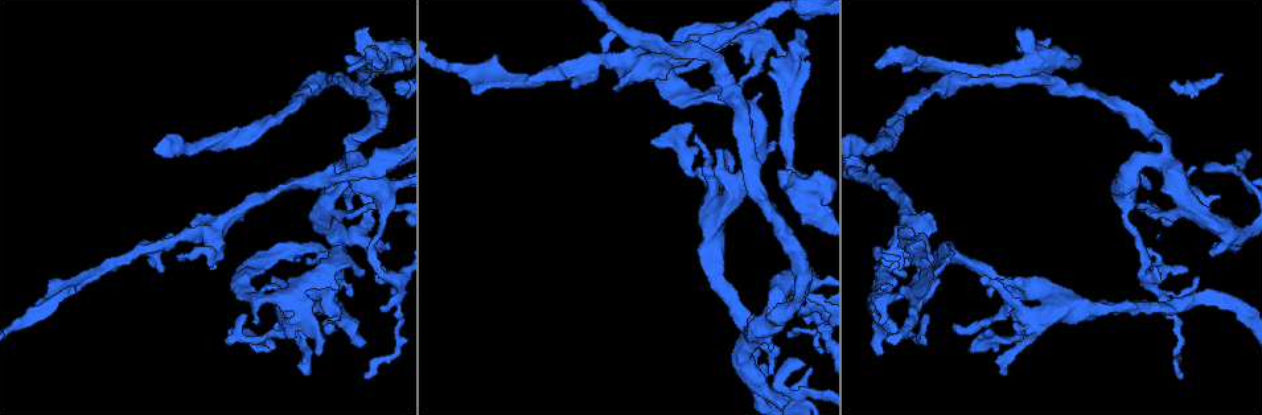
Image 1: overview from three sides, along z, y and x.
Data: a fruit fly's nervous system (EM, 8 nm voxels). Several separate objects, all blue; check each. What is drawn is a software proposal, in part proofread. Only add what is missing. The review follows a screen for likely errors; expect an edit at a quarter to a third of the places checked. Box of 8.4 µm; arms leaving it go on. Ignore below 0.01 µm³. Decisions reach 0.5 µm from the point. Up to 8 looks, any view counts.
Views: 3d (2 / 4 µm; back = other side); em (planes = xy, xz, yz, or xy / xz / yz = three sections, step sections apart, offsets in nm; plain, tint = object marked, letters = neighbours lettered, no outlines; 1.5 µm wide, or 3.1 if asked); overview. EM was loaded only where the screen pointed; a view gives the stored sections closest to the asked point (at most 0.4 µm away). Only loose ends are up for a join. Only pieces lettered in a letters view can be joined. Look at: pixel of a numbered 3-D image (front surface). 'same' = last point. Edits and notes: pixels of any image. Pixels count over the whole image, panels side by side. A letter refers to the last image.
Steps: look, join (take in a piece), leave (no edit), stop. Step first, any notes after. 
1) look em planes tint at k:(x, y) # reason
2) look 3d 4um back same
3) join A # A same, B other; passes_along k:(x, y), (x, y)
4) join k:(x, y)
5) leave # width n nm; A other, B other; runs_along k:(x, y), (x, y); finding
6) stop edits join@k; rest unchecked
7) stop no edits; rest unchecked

look 3d 2um back at 1:(875, 66) # an open end

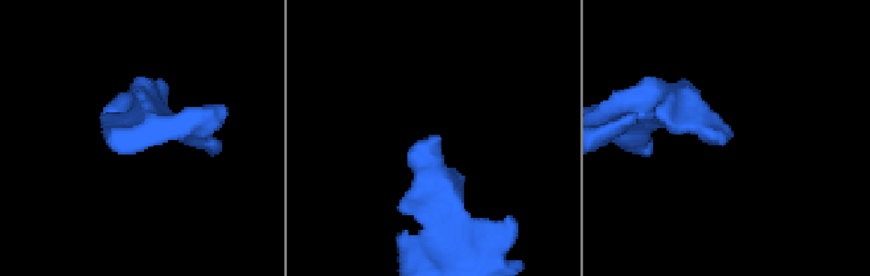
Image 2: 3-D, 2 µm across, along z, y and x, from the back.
look em planes letters at 2:(420, 144)

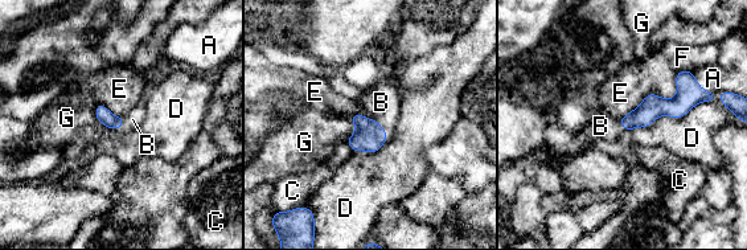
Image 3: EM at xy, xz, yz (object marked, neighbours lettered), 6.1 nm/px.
join B # A other, B same, C other, D other, E other, F other, G other; passes_along 3:(369, 136), (373, 119), (381, 102); the neuron continues

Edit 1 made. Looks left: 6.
look overview

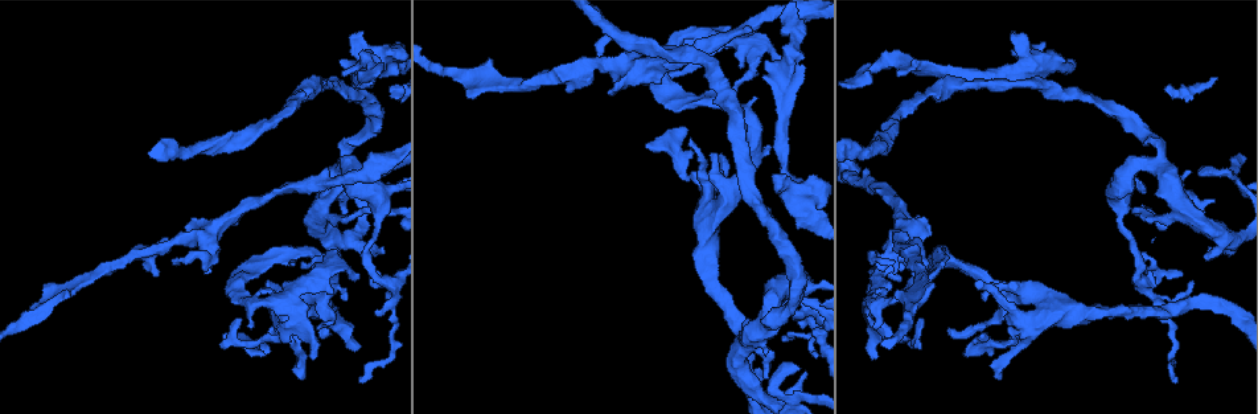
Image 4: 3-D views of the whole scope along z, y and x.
look em planes tint at 4:(926, 222) # branch stops here

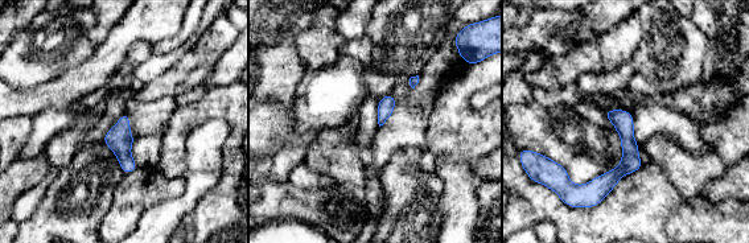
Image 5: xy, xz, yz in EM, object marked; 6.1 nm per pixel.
look em planes letters same # what lies round it

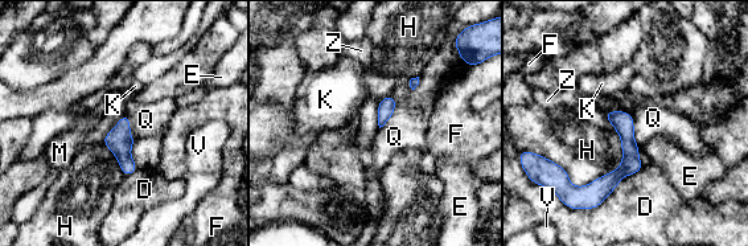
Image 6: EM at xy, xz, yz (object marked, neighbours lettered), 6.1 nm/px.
leave # D other, E other, F other, H other, K other, M other, Q other, V other, Z other; runs_along 6:(628, 117), (628, 164), (588, 195); no lettered piece goes on from it

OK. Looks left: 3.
look 3d 4um at 4:(980, 334) # branch stops here

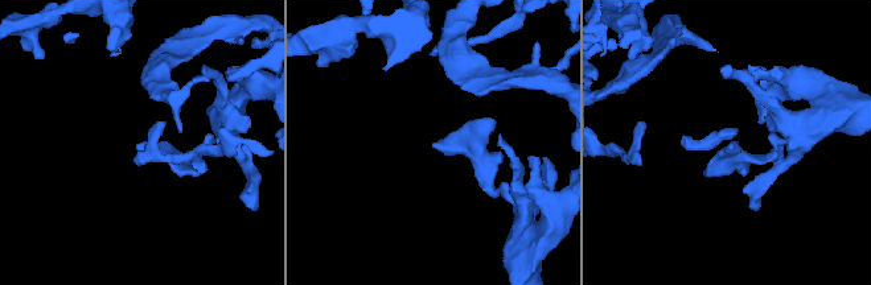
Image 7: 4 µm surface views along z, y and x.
look em yz step 8 letters at 7:(731, 148)

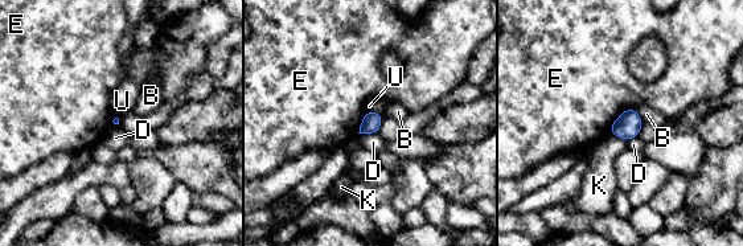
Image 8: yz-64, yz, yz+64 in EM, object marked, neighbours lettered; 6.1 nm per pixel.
leave # B other, D other, E other, K other, U other; border 8:(635, 107), (625, 109), (608, 131); none of them fits

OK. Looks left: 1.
stop edits join@3; rest unchecked

